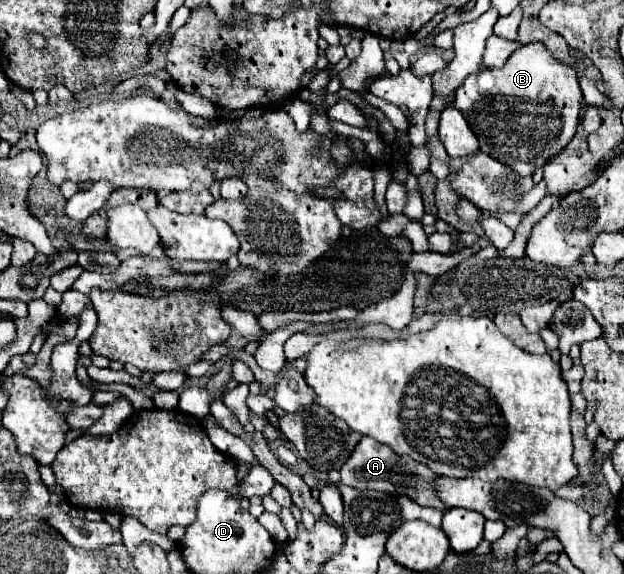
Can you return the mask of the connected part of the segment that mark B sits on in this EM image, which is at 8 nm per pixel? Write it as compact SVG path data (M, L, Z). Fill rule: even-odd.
M538 42L522 46L522 50L514 52L500 70L486 68L472 74L454 94L454 106L466 118L468 126L480 140L482 150L486 150L498 162L508 164L520 176L532 176L536 168L546 166L550 158L558 156L568 146L568 142L574 138L582 104L584 96L576 70L568 64L562 64L554 54L550 54L550 50L546 50L546 46Z

